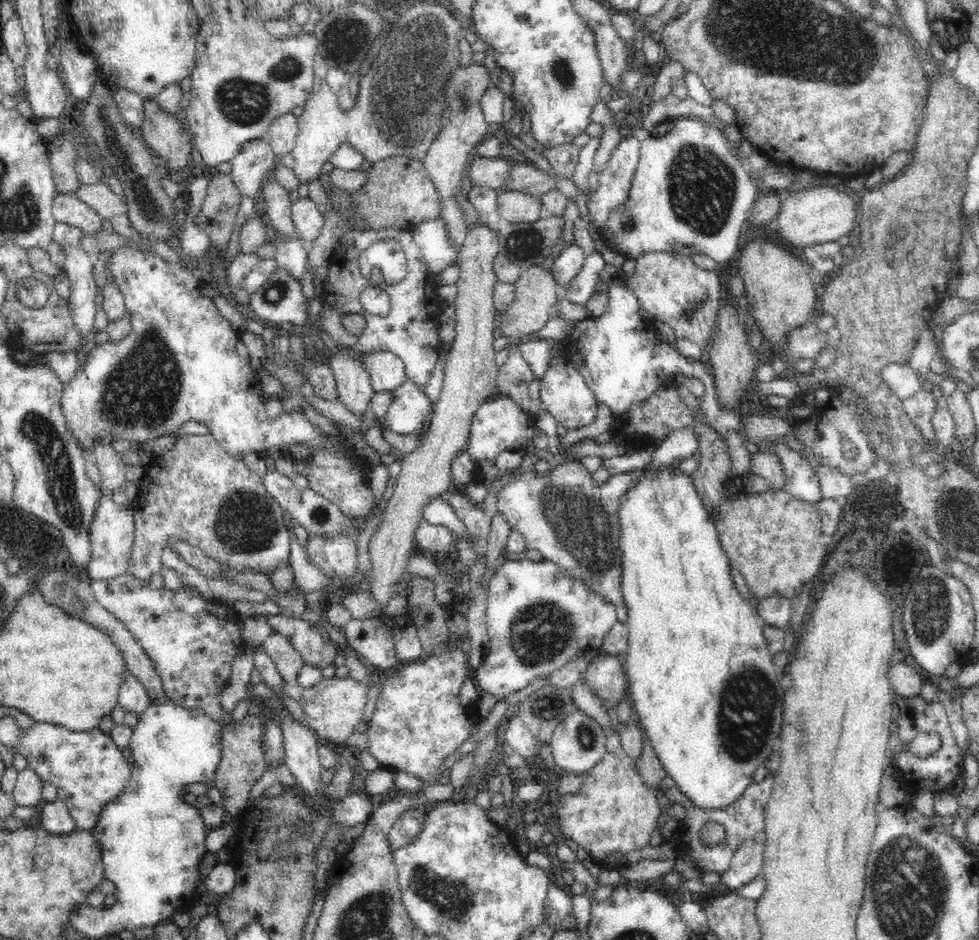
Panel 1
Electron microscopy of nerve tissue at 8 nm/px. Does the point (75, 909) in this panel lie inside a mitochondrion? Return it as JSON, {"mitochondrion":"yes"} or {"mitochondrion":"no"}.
{"mitochondrion":"no"}

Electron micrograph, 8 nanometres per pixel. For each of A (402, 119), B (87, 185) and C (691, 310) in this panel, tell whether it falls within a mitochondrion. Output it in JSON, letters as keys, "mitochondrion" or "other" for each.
{"A":"mitochondrion","B":"other","C":"mitochondrion"}

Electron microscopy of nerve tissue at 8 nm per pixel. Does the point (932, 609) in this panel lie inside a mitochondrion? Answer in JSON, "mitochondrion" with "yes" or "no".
{"mitochondrion":"yes"}

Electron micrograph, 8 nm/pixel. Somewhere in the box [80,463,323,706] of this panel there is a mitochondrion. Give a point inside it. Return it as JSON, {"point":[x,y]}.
{"point":[247,523]}

